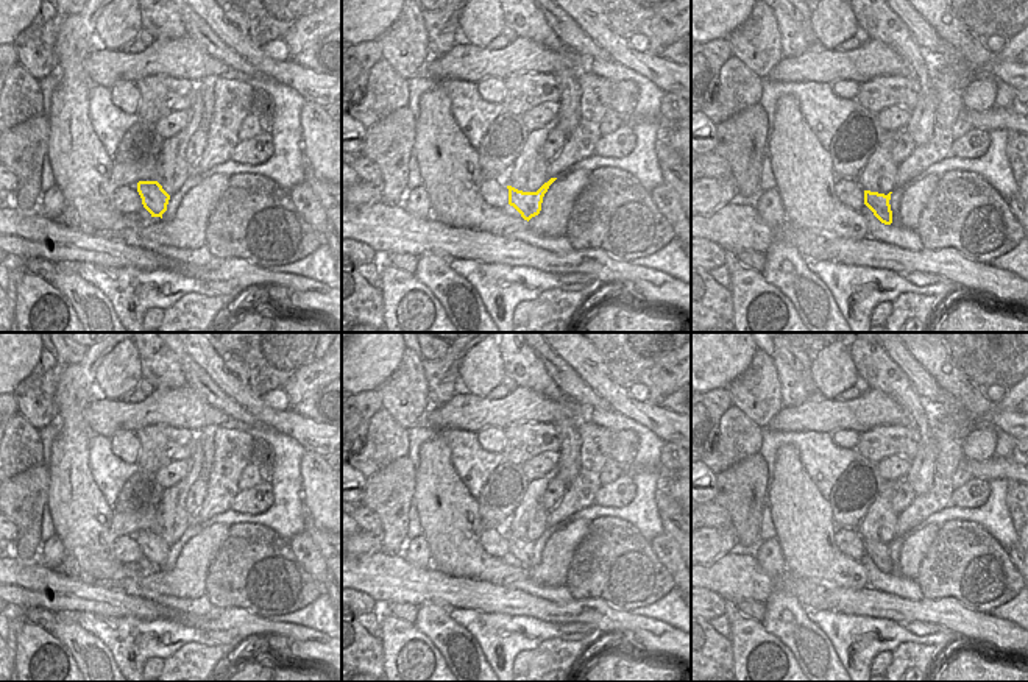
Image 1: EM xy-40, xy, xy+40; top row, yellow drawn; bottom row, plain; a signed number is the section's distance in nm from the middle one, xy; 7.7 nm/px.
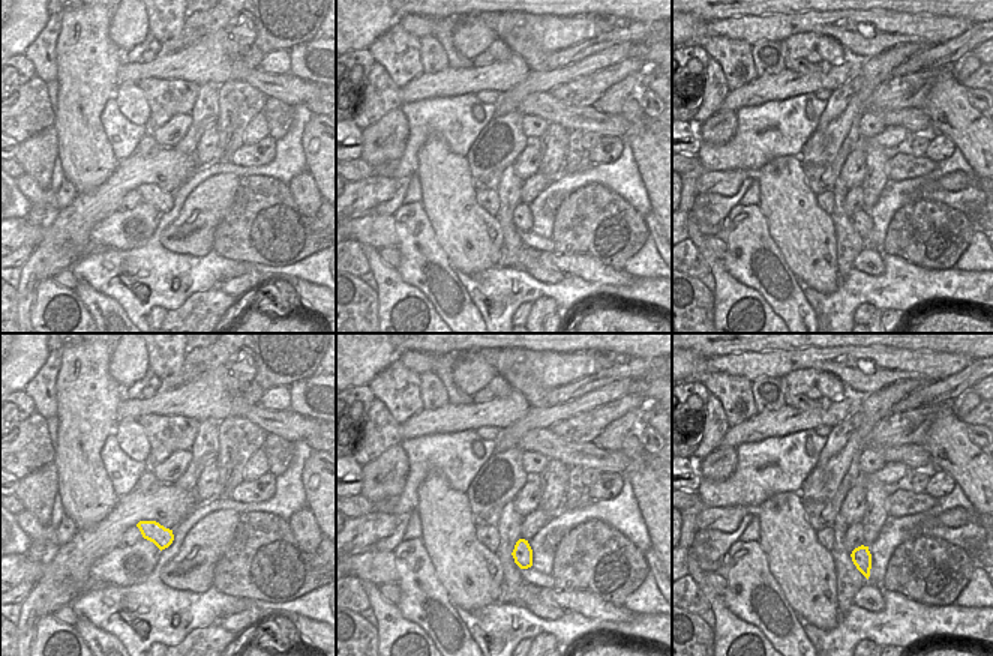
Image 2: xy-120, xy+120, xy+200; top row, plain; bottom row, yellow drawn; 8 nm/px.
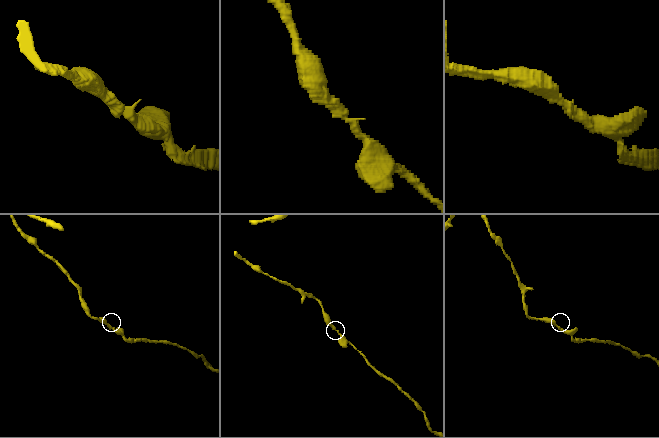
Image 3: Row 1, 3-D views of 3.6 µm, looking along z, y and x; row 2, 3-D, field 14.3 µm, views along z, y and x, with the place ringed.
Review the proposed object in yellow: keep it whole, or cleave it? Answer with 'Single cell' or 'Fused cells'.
Single cell

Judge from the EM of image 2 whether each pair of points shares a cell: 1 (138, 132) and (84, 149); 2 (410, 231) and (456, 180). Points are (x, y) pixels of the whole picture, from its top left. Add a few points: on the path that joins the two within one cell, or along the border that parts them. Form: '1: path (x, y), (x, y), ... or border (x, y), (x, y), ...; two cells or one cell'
1: border (104, 107), (101, 126), (117, 161); two cells
2: border (420, 201), (435, 242), (440, 246); two cells

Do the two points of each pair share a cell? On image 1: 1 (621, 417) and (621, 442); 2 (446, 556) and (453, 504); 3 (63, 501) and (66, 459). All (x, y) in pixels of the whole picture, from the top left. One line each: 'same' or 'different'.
1: different
2: same
3: same

